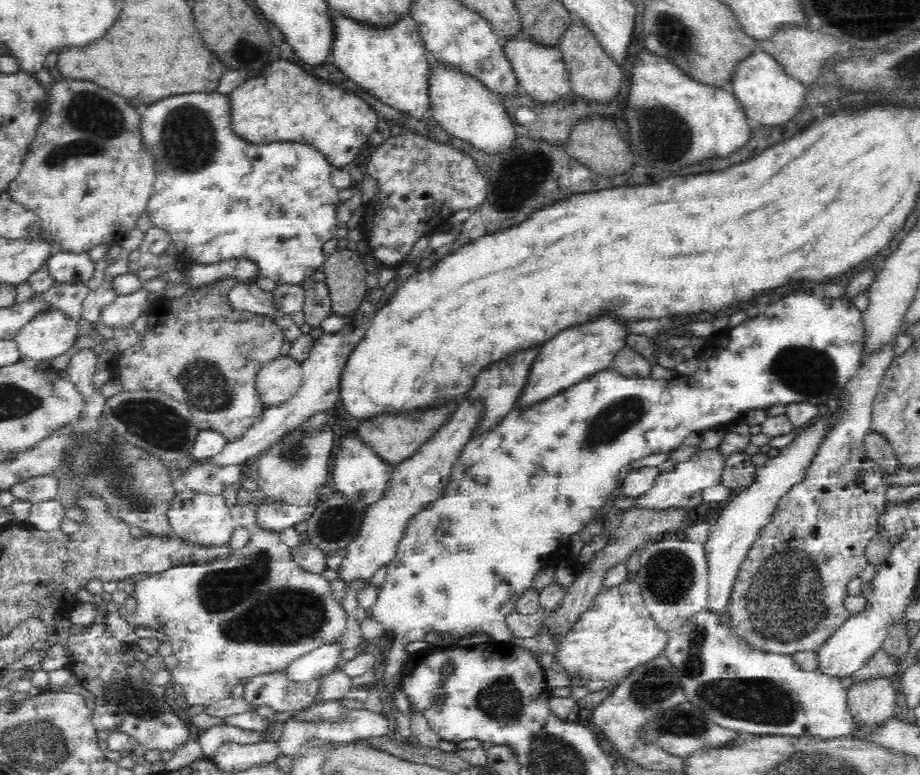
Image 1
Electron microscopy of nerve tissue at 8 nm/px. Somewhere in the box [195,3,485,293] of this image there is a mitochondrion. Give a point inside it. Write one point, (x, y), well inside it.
(245, 50)

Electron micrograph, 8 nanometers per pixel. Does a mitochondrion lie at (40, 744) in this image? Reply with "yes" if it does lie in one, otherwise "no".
yes

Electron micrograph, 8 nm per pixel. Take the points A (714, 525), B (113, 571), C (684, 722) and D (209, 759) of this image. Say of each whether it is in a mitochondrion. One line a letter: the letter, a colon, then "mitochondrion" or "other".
A: other
B: other
C: mitochondrion
D: other

